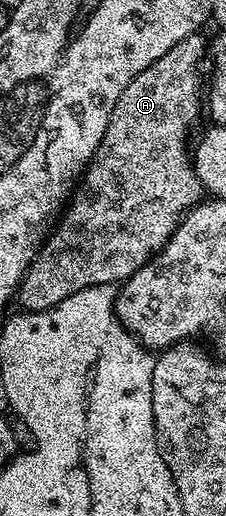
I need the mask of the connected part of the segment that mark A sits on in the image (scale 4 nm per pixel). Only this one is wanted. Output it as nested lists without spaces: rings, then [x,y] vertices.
[[[202,32],[190,33],[181,39],[181,43],[161,55],[157,63],[141,71],[141,75],[137,75],[133,83],[121,91],[121,99],[97,151],[84,169],[69,204],[50,230],[42,249],[19,285],[17,301],[23,304],[24,310],[39,313],[43,309],[52,309],[85,287],[114,286],[126,281],[166,247],[175,228],[187,216],[187,210],[194,209],[204,200],[204,185],[192,165],[189,141],[187,145],[187,136],[199,117],[199,105],[201,109],[205,97],[205,81],[199,78],[199,60],[206,53],[208,56],[209,41],[203,36]]]

